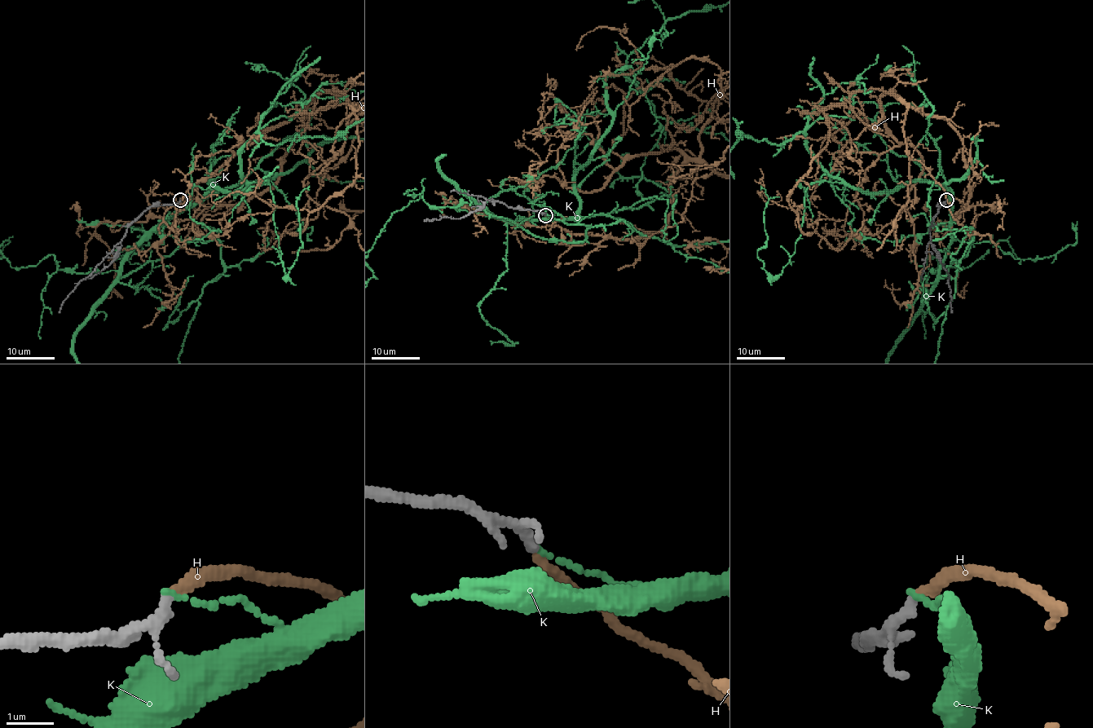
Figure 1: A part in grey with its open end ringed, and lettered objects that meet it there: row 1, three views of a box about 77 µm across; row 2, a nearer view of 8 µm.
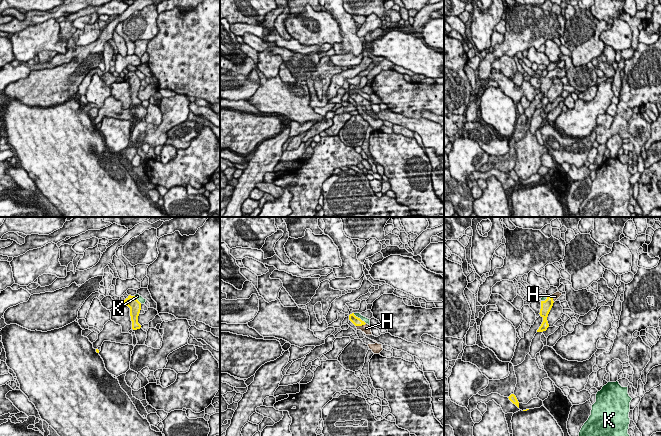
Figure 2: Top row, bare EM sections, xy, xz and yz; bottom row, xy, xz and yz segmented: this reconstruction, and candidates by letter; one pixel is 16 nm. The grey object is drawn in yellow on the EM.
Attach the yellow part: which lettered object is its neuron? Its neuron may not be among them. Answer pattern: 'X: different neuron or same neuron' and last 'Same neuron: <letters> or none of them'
H: same neuron
K: different neuron
Same neuron: H

